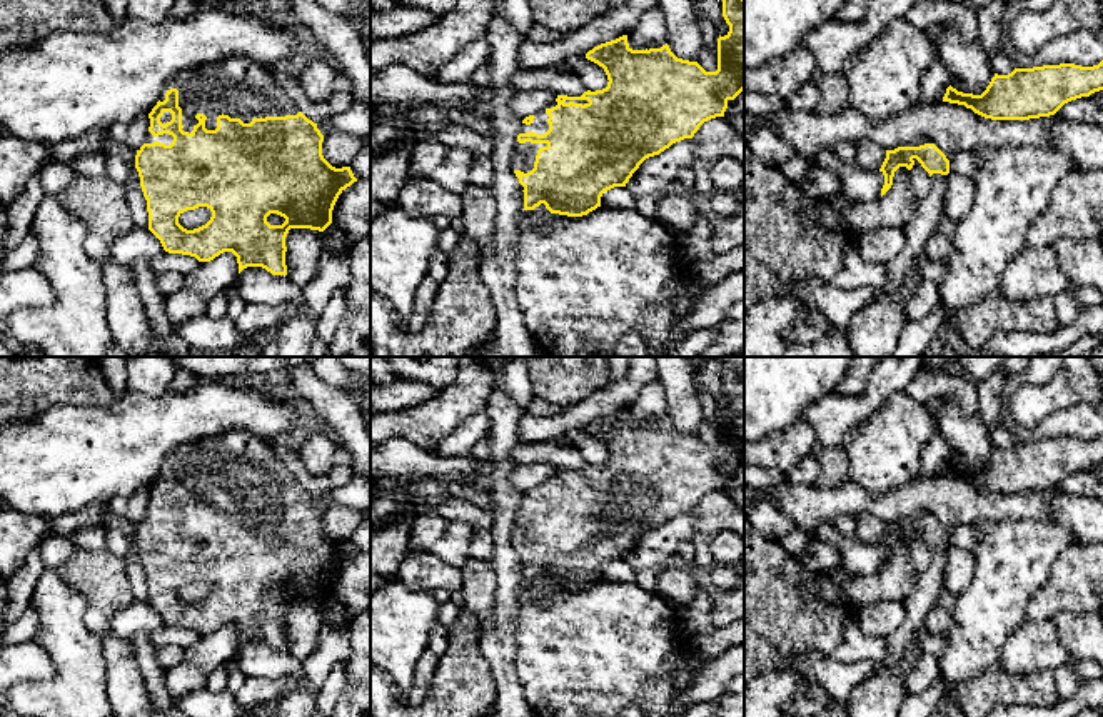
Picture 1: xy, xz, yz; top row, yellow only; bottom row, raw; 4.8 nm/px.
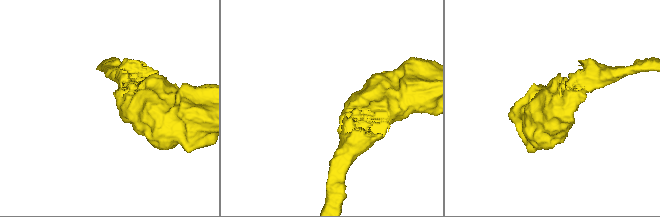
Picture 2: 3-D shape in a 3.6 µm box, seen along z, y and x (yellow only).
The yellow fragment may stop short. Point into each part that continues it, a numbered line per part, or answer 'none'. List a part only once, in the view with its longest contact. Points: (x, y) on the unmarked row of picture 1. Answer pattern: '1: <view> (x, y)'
1: xy (239, 461)

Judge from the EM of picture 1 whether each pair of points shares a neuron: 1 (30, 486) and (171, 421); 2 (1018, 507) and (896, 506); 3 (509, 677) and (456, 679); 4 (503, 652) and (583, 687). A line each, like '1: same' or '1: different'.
1: same
2: same
3: different
4: different

